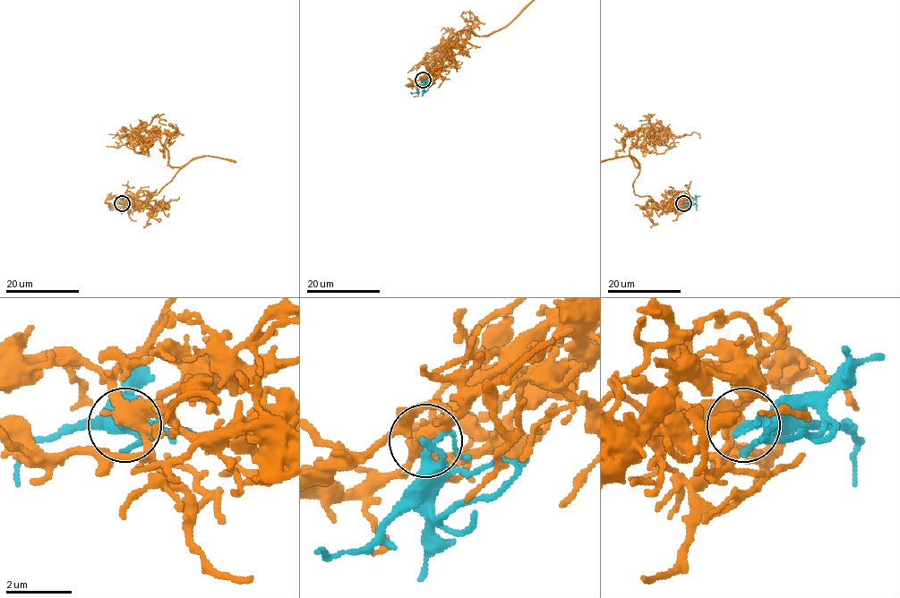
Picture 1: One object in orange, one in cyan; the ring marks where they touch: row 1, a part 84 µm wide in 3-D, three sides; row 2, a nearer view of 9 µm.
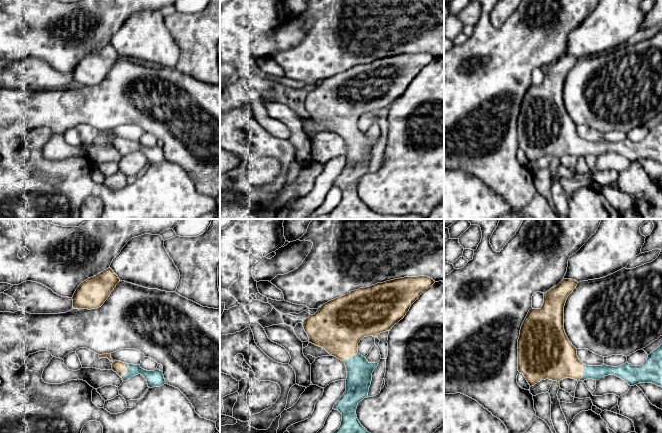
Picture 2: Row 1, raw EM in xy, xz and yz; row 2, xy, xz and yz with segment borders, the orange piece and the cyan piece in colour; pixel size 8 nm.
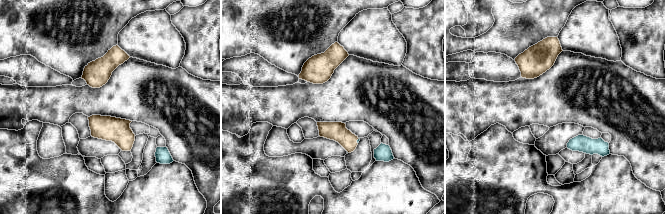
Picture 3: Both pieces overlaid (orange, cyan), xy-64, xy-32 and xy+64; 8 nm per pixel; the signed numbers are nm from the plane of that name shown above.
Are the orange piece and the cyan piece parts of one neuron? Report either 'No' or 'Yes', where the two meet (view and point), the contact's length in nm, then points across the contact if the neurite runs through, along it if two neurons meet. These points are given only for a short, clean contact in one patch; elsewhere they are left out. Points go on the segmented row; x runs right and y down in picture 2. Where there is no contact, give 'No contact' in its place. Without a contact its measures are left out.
Yes. Touches orange at yz (582, 372). Shared border 140 nm. Path across: yz (555, 358), (582, 372), (589, 372)

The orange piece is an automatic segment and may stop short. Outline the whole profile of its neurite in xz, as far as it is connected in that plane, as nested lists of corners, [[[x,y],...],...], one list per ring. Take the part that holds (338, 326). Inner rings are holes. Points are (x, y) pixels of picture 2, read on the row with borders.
[[[427,276],[404,277],[377,283],[331,300],[319,307],[315,314],[303,320],[308,341],[322,347],[330,355],[343,361],[346,366],[346,391],[333,407],[342,414],[342,422],[334,433],[369,433],[359,422],[356,409],[358,403],[368,396],[372,373],[379,361],[369,363],[358,353],[358,343],[364,337],[376,337],[380,333],[390,331],[404,318],[418,297],[434,283],[435,281]]]

